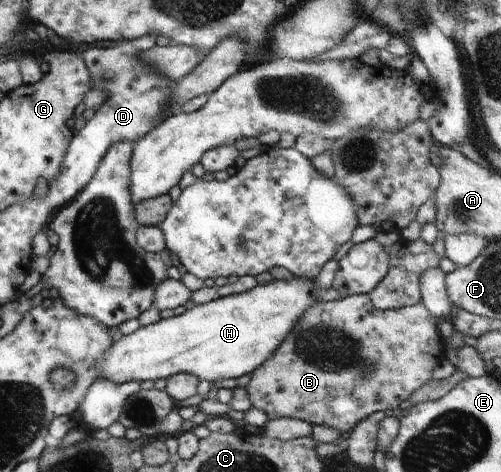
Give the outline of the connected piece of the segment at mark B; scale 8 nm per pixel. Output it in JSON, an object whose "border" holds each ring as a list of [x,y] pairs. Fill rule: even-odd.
{"border":[[[354,294],[347,297],[337,299],[336,301],[327,301],[326,303],[316,303],[312,307],[308,307],[308,311],[304,313],[300,323],[289,334],[289,337],[281,344],[281,347],[272,355],[271,359],[263,364],[252,375],[243,381],[246,387],[246,392],[250,396],[252,406],[259,411],[262,411],[270,420],[279,418],[293,418],[304,421],[310,426],[322,425],[333,427],[340,431],[344,436],[349,435],[360,422],[363,422],[371,414],[376,412],[398,413],[398,406],[407,401],[410,395],[422,385],[428,383],[432,379],[432,371],[438,367],[438,363],[442,363],[444,359],[444,343],[440,341],[436,327],[434,327],[434,319],[430,317],[427,308],[421,302],[412,306],[405,306],[398,310],[378,310],[372,306],[368,294]],[[367,362],[373,367],[373,373],[370,376],[362,376],[359,373],[359,366]]]}

